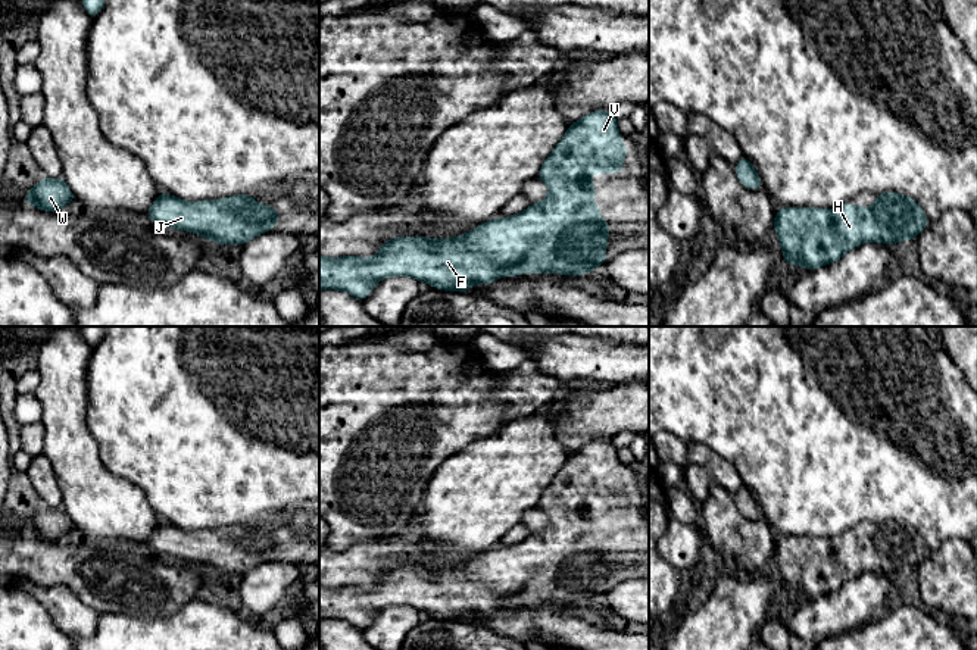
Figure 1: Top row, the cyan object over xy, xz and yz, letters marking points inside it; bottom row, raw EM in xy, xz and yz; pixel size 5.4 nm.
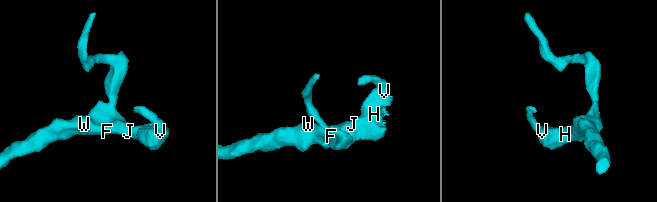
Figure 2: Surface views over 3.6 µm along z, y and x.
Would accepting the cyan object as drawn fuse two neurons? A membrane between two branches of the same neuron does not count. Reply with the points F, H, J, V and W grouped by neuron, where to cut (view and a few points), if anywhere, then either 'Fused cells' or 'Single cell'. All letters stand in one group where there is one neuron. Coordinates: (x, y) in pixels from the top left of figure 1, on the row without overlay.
Groups: F H J V W. No split. Single cell

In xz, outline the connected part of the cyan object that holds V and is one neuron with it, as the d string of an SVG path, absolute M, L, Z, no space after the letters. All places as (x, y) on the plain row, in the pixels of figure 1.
M594 440L571 453L565 465L543 491L537 507L549 516L549 524L540 532L531 532L524 541L503 549L490 549L475 559L453 568L397 566L381 574L374 587L363 588L358 584L341 587L325 587L319 584L319 619L340 619L350 622L363 631L372 616L387 606L412 606L418 612L428 612L437 619L469 622L474 613L491 613L500 606L516 606L519 603L571 603L583 606L589 600L606 593L606 575L609 551L602 549L599 532L590 529L597 516L587 507L590 503L621 503L622 491L627 488L628 475L621 472L618 449L611 440Z

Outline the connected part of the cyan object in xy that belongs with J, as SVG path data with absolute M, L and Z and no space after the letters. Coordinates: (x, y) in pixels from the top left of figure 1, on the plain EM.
M162 521L144 546L157 554L196 562L215 574L243 575L262 562L274 560L275 550L281 547L281 543L266 532L256 534L253 524L238 524L219 529L184 531Z

